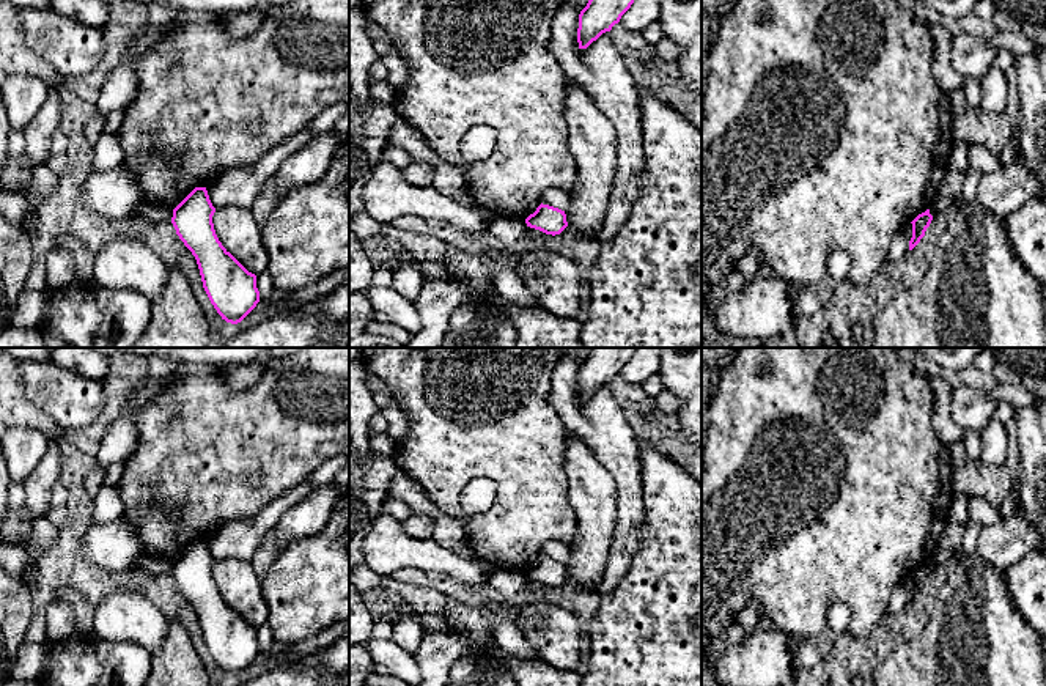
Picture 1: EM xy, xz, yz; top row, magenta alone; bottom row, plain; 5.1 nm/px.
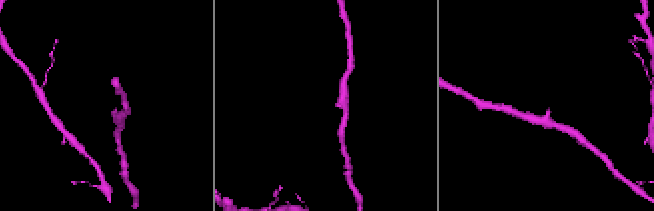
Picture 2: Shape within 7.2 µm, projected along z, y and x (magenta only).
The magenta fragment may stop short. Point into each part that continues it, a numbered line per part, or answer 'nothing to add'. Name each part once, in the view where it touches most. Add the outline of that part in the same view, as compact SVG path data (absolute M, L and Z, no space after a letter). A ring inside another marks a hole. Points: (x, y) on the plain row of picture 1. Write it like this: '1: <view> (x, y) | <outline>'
nothing to add

